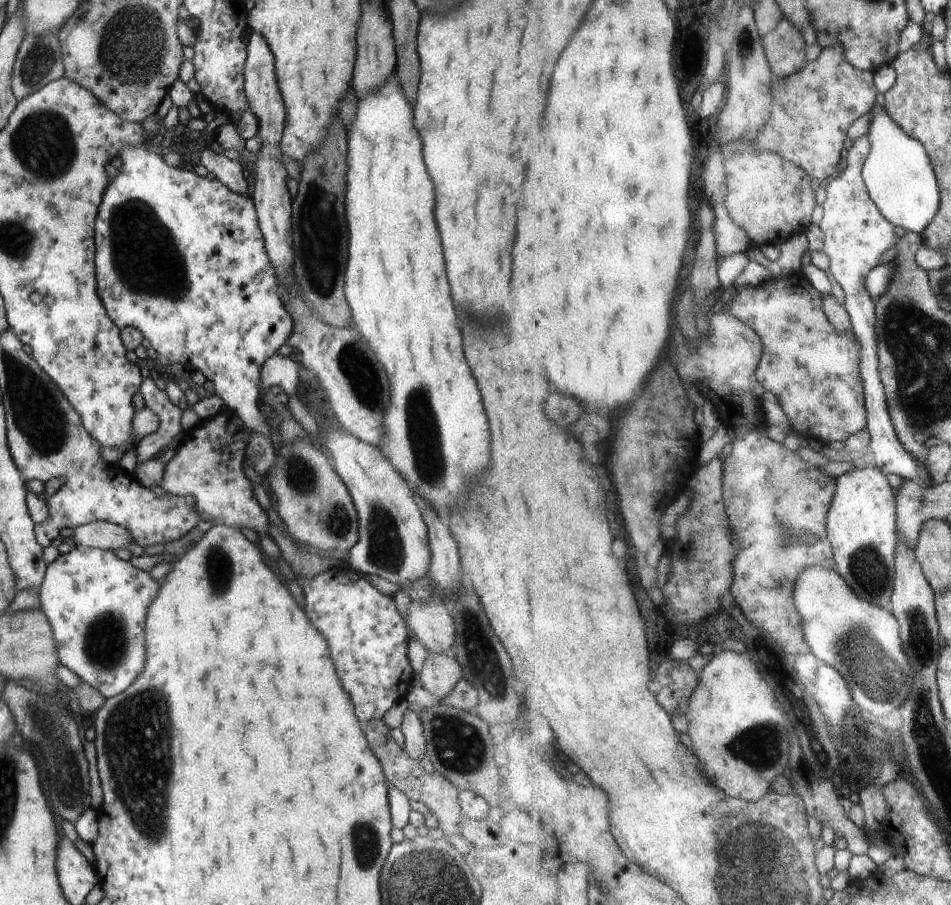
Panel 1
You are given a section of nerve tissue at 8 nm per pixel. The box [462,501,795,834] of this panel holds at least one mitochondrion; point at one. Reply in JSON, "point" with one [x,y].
{"point":[763,746]}

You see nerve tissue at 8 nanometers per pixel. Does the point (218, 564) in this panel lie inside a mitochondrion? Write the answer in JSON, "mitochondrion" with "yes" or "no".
{"mitochondrion":"yes"}

